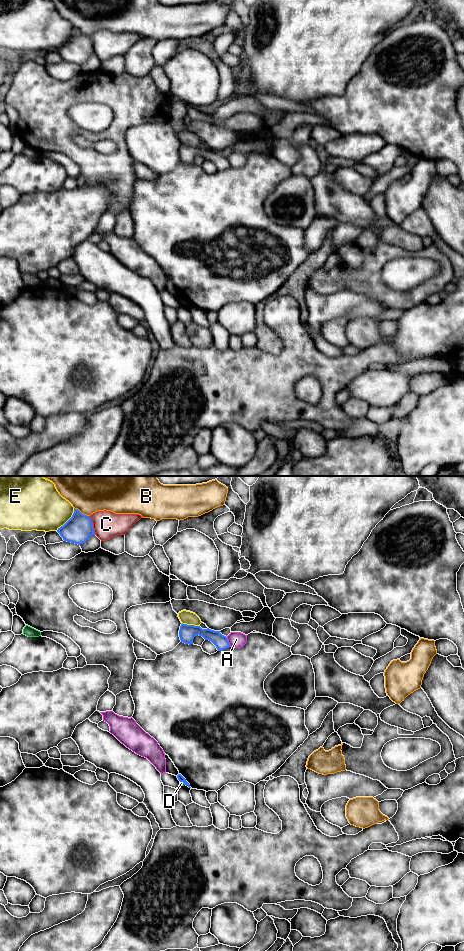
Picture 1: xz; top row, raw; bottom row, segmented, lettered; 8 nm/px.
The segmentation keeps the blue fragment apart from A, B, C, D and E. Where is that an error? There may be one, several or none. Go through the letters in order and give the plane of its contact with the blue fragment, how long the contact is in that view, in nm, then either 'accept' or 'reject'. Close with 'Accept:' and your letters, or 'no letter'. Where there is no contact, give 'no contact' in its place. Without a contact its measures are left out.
A: xz | 90 nm | reject
B: xz | 140 nm | reject
C: xz | 160 nm | reject
D: xz | 50 nm | reject
E: xz | 240 nm | reject
Accept: no letter

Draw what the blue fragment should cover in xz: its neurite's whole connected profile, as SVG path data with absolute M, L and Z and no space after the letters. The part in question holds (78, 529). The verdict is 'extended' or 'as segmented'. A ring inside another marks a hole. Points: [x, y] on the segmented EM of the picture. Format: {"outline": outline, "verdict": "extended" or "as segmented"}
{"outline": "M75 508L72 517L58 528L57 532L64 541L78 545L85 543L90 536L95 535L90 517Z", "verdict": "as segmented"}

